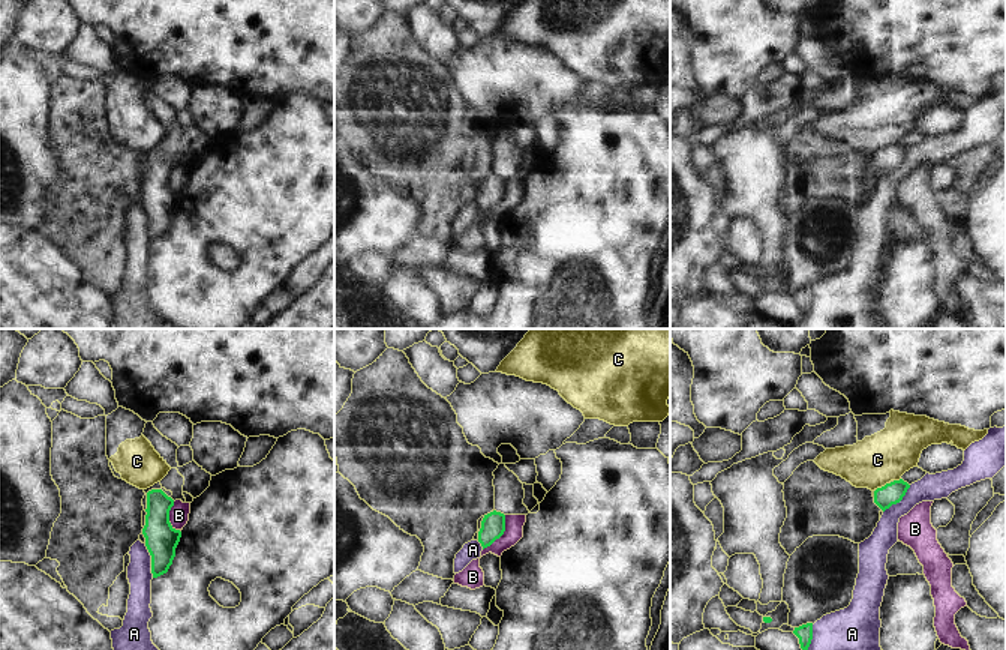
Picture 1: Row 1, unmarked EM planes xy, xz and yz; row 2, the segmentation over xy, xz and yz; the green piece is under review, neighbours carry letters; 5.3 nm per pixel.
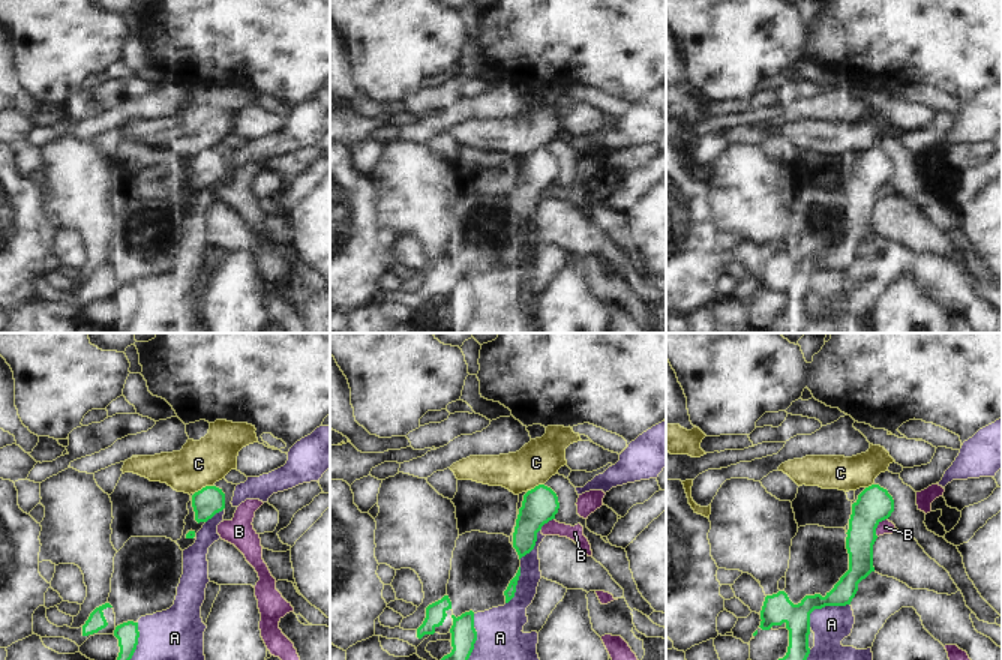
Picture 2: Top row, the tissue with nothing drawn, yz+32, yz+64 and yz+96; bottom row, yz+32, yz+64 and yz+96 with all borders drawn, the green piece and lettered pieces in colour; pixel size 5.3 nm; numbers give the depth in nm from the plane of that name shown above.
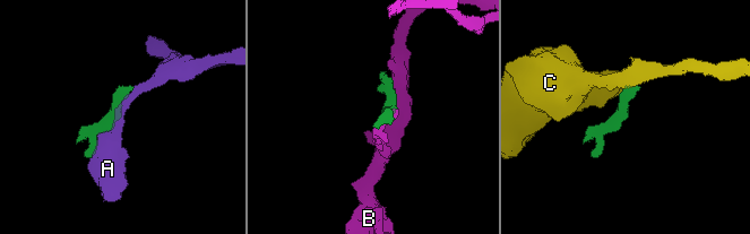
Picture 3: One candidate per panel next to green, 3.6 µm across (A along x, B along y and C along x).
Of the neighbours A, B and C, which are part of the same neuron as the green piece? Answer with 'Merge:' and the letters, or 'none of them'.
Merge: none of them

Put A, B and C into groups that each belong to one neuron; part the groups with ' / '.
A / B / C

